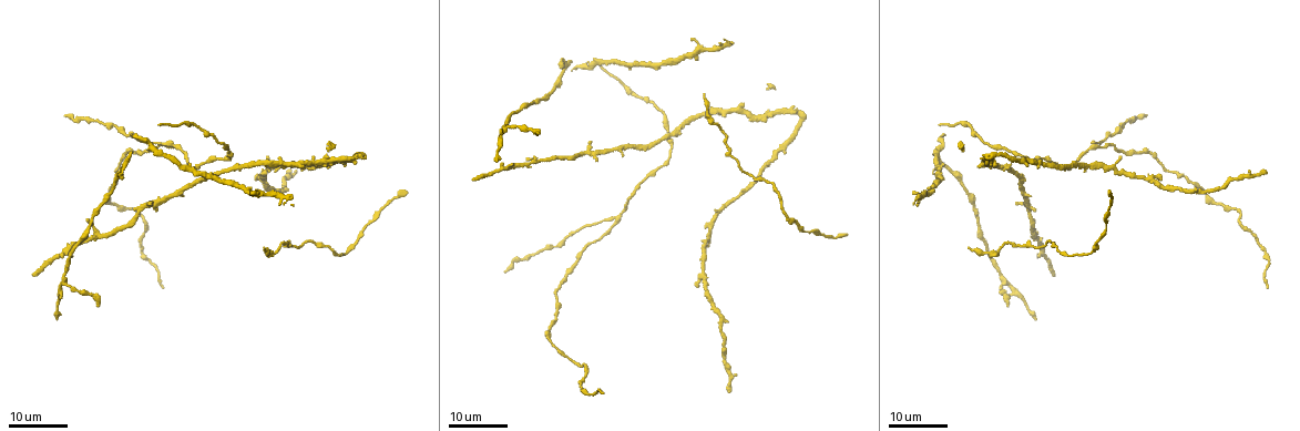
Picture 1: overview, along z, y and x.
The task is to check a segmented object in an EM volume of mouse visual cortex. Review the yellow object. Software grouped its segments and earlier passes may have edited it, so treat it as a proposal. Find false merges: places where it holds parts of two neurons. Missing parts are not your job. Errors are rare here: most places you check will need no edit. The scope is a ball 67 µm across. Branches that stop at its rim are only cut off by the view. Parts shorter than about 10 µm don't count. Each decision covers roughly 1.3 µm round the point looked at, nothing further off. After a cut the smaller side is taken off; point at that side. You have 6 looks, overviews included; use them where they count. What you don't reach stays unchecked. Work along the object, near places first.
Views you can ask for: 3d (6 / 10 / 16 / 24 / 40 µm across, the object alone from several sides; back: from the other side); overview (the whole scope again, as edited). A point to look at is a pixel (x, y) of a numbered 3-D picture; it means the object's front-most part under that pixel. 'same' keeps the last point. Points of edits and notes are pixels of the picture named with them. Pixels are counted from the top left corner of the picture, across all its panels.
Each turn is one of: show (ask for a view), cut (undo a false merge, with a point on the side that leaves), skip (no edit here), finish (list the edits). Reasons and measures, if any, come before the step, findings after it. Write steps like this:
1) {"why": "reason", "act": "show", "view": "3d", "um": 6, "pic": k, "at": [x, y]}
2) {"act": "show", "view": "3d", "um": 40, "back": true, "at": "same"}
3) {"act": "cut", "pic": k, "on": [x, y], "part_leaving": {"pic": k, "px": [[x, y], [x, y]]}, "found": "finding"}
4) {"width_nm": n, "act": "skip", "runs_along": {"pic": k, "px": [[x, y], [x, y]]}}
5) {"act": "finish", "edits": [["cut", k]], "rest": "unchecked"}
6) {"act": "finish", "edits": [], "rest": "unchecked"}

{"why": "small branch off a trunk", "act": "show", "view": "3d", "um": 16, "pic": 1, "at": [732, 157]}

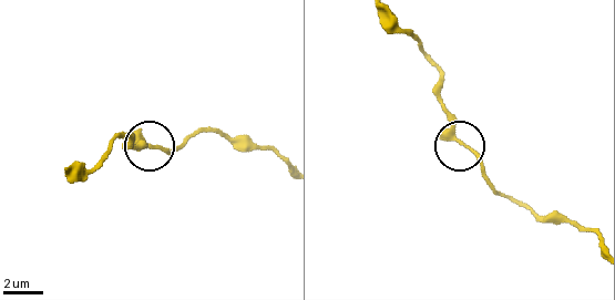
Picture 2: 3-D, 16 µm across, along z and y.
{"act": "show", "view": "3d", "um": 6, "pic": 2, "at": [150, 143]}

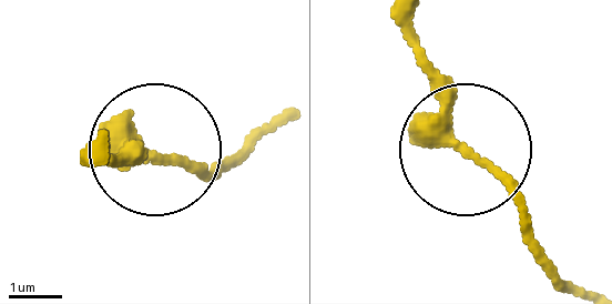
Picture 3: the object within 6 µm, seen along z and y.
{"act": "skip", "found": "all the same neuron"}

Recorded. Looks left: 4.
{"why": "four arms meet", "act": "show", "view": "3d", "um": 24, "pic": 1, "at": [674, 130]}

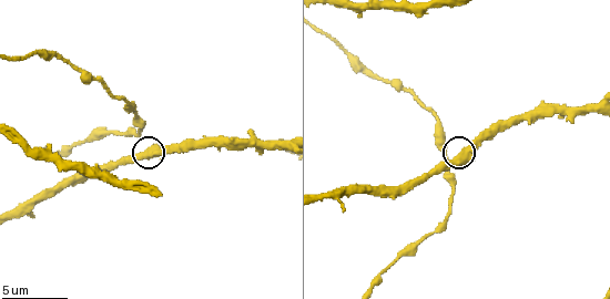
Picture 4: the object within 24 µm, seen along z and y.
{"act": "show", "view": "3d", "um": 10, "pic": 4, "at": [460, 154]}

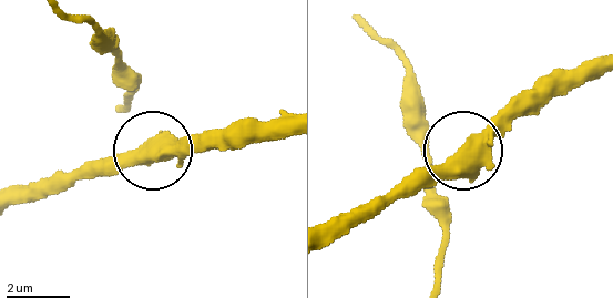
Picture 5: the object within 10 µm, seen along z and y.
{"side_arm_um": 44, "act": "skip", "found": "all the same neuron"}

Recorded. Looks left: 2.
{"why": "sudden change in width", "act": "show", "view": "3d", "um": 16, "pic": 1, "at": [275, 251]}

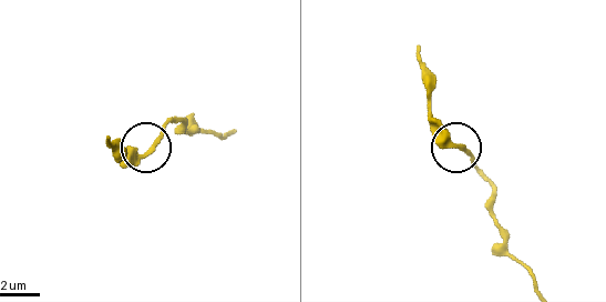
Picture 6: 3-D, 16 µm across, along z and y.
{"act": "show", "view": "3d", "um": 10, "pic": 6, "at": [140, 154]}

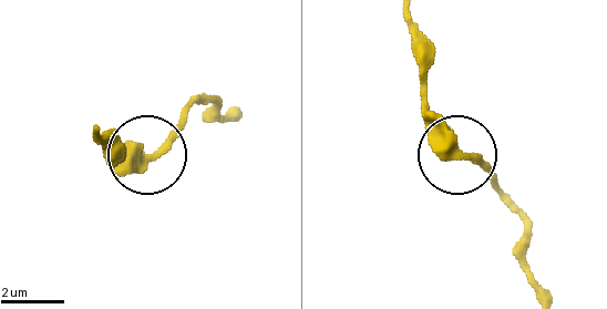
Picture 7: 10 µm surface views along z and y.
{"width_nm": 410, "act": "skip", "found": "one neuron here"}

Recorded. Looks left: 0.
{"act": "finish", "edits": [], "rest": "unchecked"}

